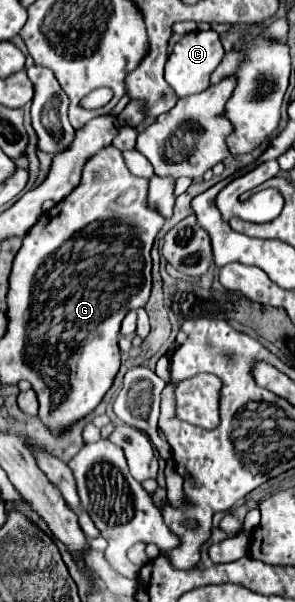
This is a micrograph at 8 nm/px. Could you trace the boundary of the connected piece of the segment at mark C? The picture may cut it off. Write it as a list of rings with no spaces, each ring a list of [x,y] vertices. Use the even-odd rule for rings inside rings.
[[[215,30],[185,34],[173,46],[173,52],[167,58],[167,64],[165,64],[165,80],[175,90],[175,94],[179,98],[191,96],[191,94],[197,94],[197,92],[203,92],[205,88],[209,88],[209,78],[215,72],[215,68],[219,66],[219,62],[223,60],[223,54],[225,54],[225,50],[223,50],[221,40],[219,40],[219,34]]]

